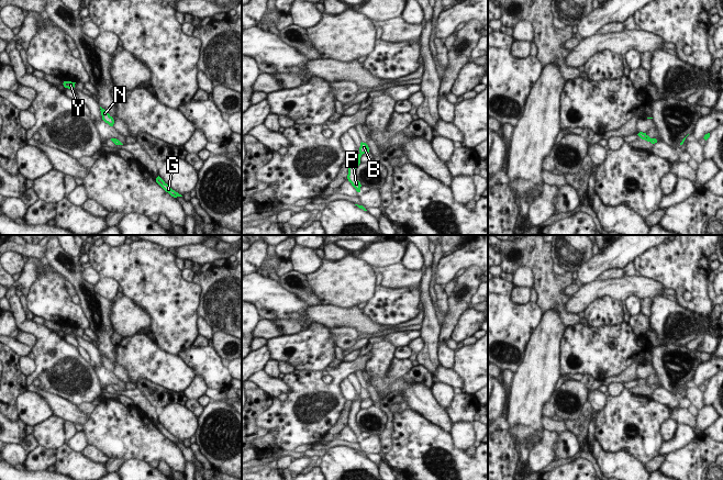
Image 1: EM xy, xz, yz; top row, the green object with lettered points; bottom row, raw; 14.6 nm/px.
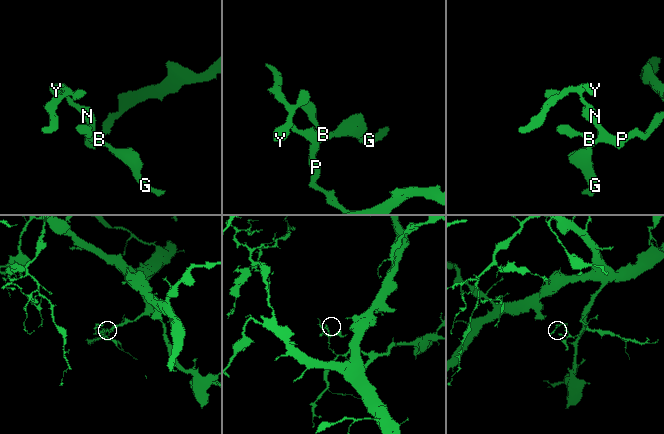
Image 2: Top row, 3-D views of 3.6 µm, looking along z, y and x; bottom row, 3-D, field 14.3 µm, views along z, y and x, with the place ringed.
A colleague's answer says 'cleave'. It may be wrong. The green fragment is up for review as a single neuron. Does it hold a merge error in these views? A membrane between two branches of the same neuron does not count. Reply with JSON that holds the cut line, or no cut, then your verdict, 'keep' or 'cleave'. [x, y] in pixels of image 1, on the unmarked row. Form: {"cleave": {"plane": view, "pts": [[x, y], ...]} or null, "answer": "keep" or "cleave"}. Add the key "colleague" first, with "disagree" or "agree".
{"colleague": "disagree", "cleave": null, "answer": "keep"}

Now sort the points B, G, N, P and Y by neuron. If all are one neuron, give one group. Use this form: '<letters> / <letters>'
B G N P Y

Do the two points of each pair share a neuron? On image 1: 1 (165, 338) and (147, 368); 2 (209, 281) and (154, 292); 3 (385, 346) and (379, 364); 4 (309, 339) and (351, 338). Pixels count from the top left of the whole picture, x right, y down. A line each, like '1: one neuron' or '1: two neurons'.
1: two neurons
2: two neurons
3: one neuron
4: two neurons

